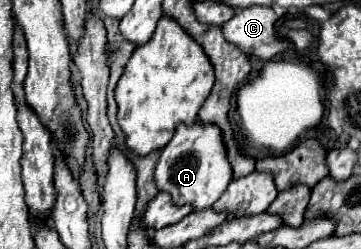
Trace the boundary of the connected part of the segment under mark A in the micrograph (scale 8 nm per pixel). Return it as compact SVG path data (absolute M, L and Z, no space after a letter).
M198 120L192 126L180 124L174 138L162 148L154 182L160 192L168 192L176 206L190 204L194 212L208 210L222 196L232 180L232 168L226 160L226 150L222 144L222 132L214 126L204 126Z

